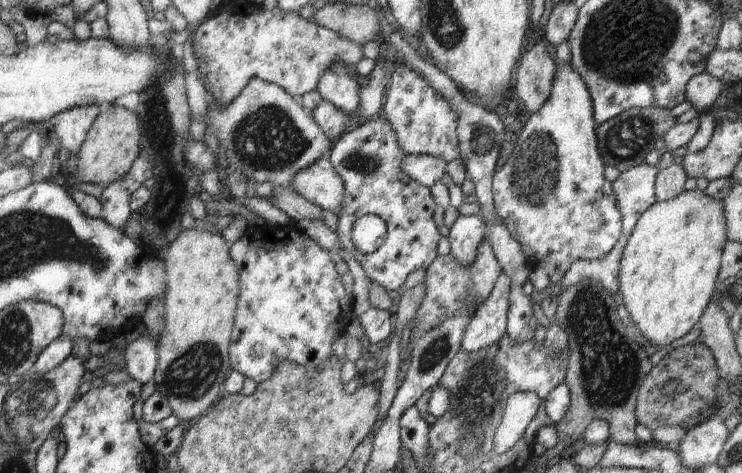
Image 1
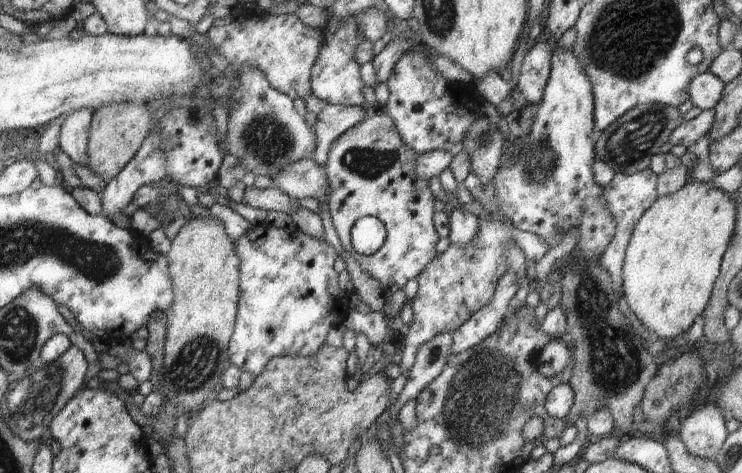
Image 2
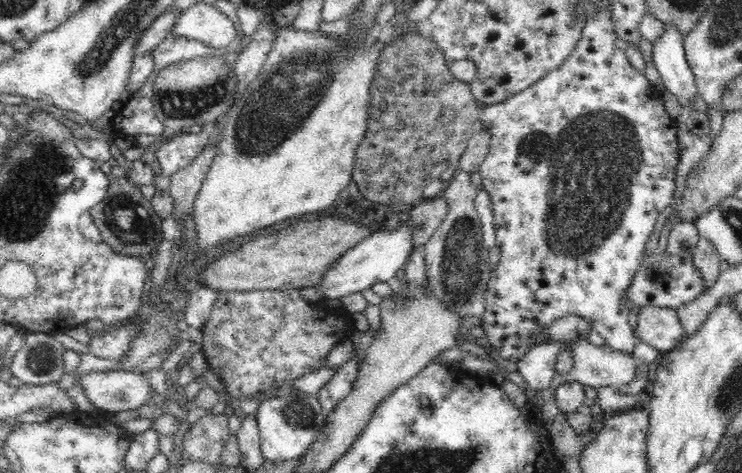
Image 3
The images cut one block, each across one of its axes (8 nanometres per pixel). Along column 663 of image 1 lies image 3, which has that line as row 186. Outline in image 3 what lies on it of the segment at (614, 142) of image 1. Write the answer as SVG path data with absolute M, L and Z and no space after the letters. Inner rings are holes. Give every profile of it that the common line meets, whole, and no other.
M116 171L109 181L109 187L102 202L91 208L94 222L102 238L116 253L128 256L153 254L162 242L162 221L152 207L150 192L136 187L124 173Z

